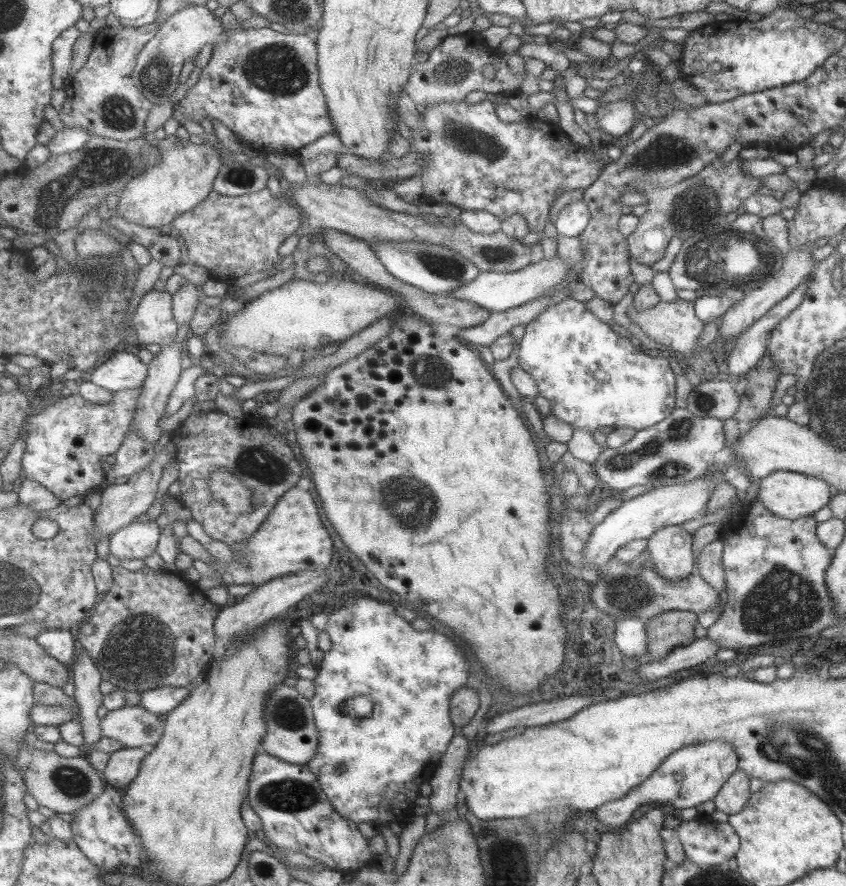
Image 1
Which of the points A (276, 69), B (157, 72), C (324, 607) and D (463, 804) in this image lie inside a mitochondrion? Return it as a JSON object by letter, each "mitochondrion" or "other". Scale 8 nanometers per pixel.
{"A":"mitochondrion","B":"mitochondrion","C":"other","D":"other"}

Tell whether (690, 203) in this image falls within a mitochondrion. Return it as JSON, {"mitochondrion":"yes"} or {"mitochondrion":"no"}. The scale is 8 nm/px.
{"mitochondrion":"yes"}

